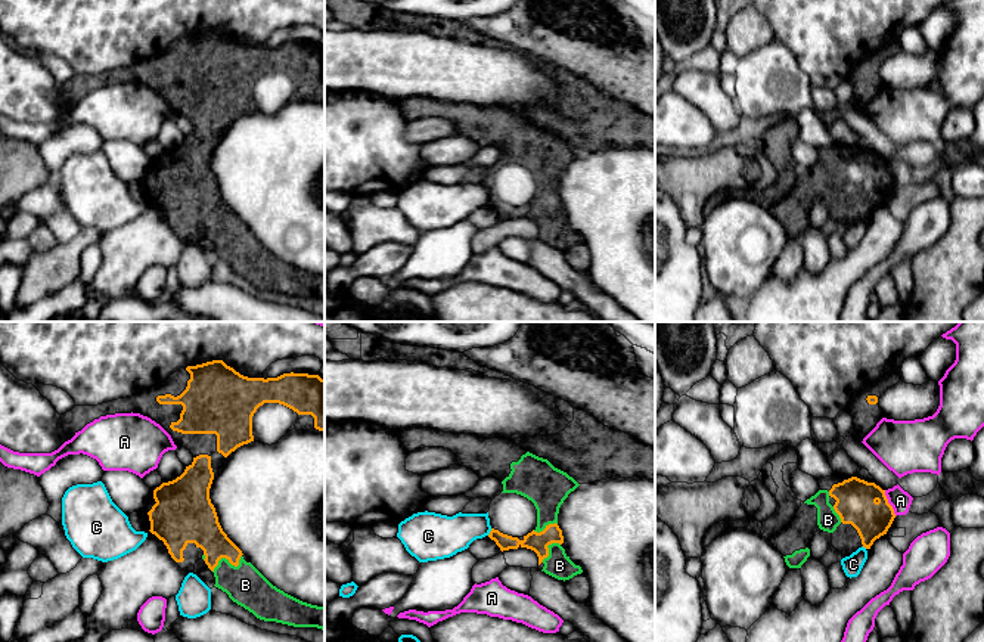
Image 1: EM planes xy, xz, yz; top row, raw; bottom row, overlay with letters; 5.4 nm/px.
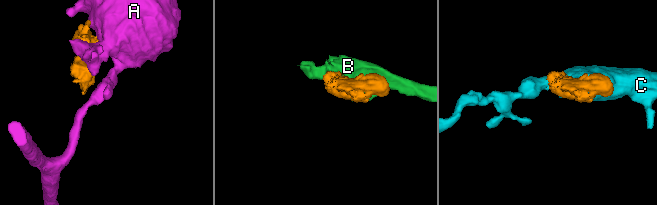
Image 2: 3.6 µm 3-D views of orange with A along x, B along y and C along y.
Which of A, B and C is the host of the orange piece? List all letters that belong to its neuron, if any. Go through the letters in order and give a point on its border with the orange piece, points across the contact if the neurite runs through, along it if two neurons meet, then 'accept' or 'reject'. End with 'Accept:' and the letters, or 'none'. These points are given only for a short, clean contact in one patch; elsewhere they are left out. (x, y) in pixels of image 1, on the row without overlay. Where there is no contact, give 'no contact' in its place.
A: meets orange in yz at (888, 173); reject
B: meets orange in xy at (229, 230); accept
C: meets orange in xz at (490, 201); border along xz (492, 198), (487, 204); reject
Accept: B

